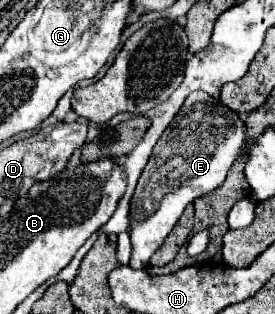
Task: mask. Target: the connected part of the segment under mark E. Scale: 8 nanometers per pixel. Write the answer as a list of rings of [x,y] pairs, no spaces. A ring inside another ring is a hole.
[[[193,92],[181,106],[179,114],[173,118],[171,126],[163,132],[163,138],[155,144],[155,150],[137,182],[135,196],[131,200],[131,244],[133,254],[129,266],[135,270],[147,268],[151,254],[163,244],[163,240],[169,236],[177,220],[181,218],[187,204],[191,204],[195,198],[215,190],[229,172],[231,164],[239,156],[239,152],[245,146],[245,126],[239,114],[231,112],[227,106],[223,106],[219,100],[211,98],[205,92]]]

